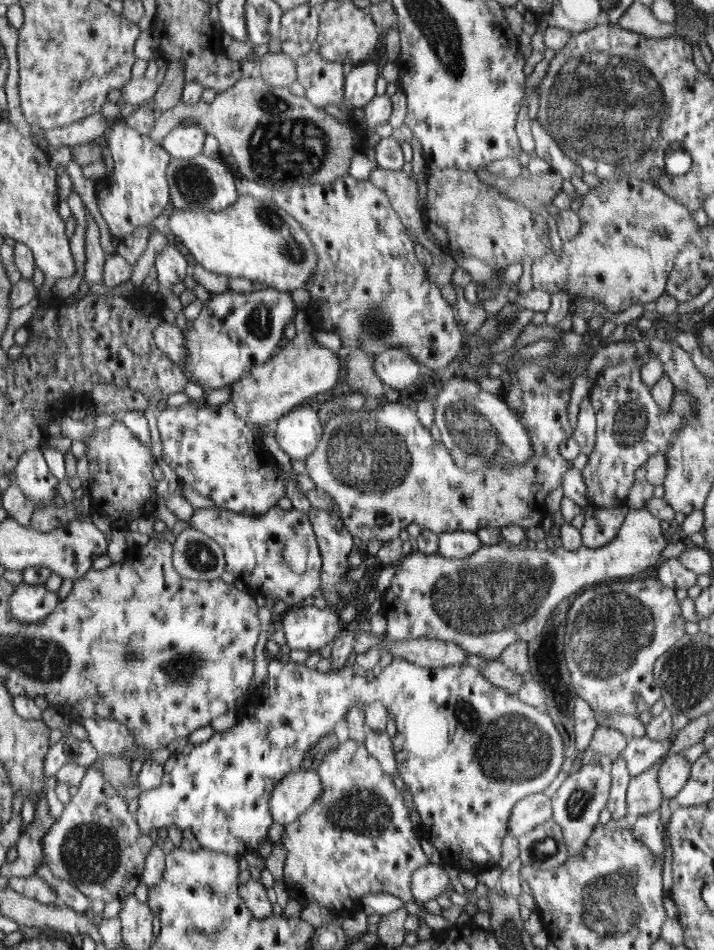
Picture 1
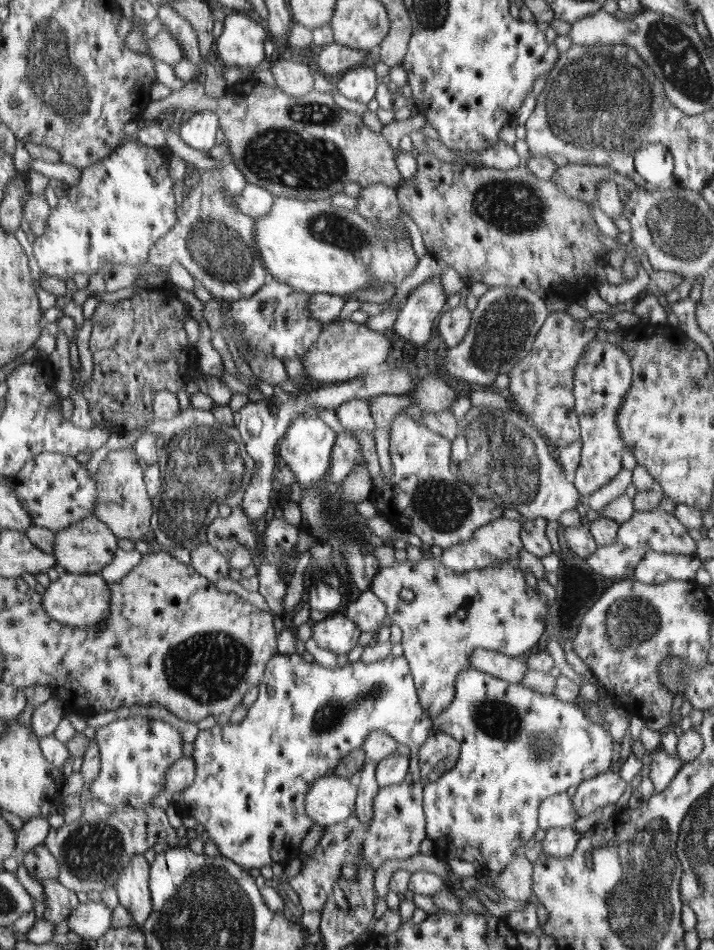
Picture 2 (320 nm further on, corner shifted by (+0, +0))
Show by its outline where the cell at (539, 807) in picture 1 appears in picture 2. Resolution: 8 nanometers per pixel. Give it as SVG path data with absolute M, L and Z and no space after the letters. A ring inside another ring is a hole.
M566 793L544 799L538 807L539 827L570 827L578 820L579 814L572 808L571 799Z

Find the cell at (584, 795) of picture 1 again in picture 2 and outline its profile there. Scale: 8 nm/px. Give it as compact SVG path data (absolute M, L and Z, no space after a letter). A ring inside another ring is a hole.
M611 770L586 778L579 784L576 794L571 799L572 808L580 818L592 814L602 806L613 805L624 794L626 784L627 782L618 773Z

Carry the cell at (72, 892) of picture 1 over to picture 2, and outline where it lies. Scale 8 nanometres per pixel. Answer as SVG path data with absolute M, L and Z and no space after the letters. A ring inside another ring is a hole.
M56 878L42 883L46 895L45 913L43 918L58 924L64 922L79 905L78 897L73 890L68 890Z

